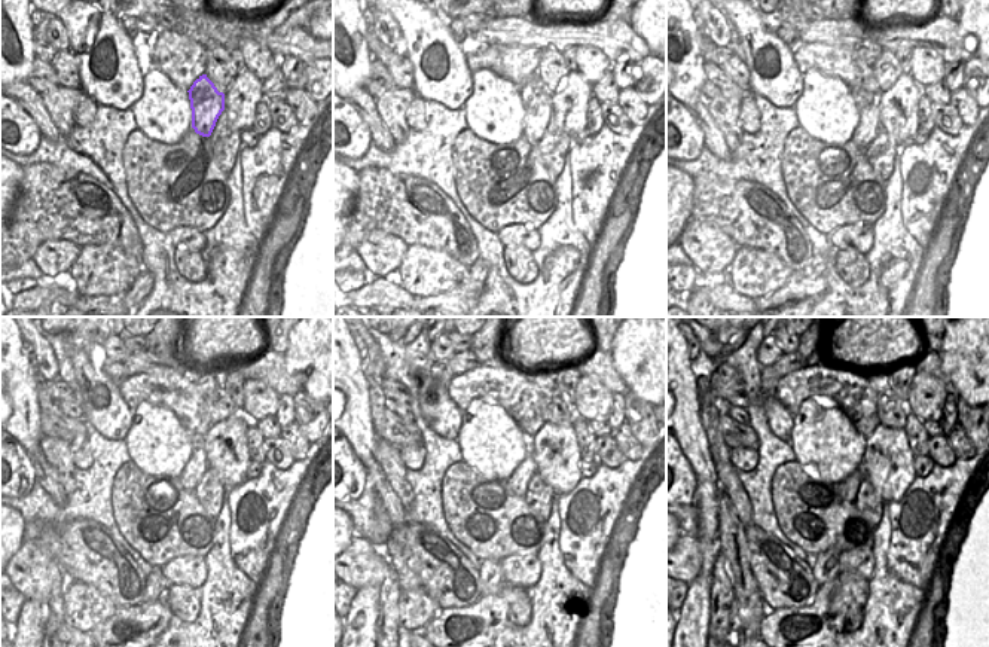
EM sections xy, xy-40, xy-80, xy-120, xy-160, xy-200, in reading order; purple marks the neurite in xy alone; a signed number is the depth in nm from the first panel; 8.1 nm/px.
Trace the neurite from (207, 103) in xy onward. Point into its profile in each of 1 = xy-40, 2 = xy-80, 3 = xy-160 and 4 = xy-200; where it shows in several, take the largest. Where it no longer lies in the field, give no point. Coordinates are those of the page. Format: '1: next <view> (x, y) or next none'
1: next xy-40 (537, 101)
2: next xy-80 (867, 103)
3: next xy-160 (519, 479)
4: next xy-200 (848, 488)

